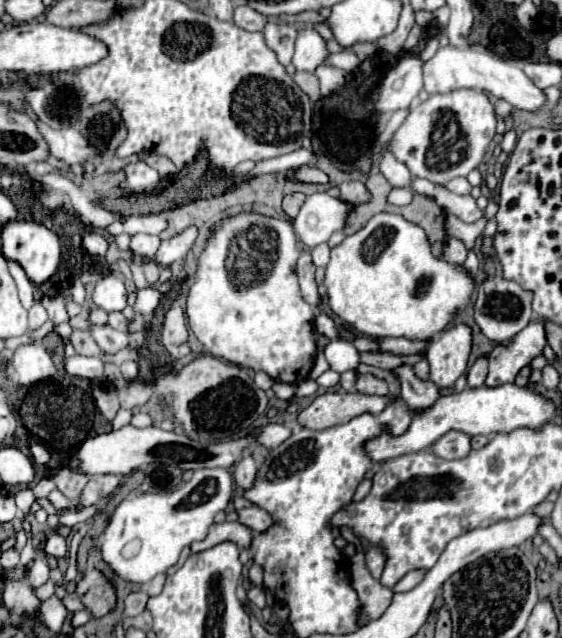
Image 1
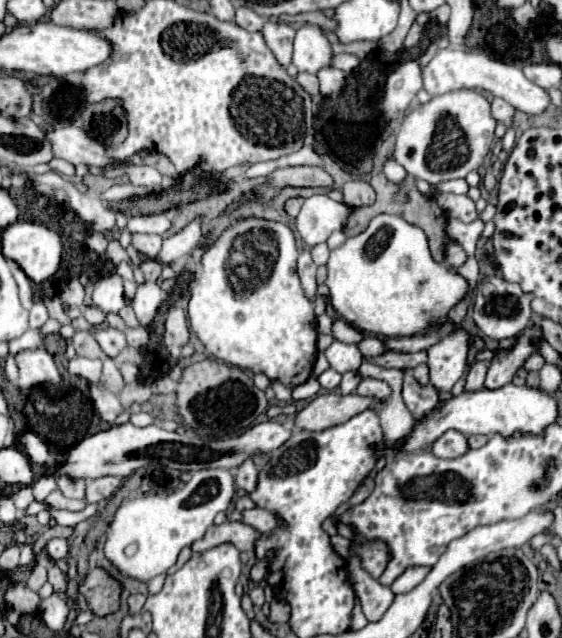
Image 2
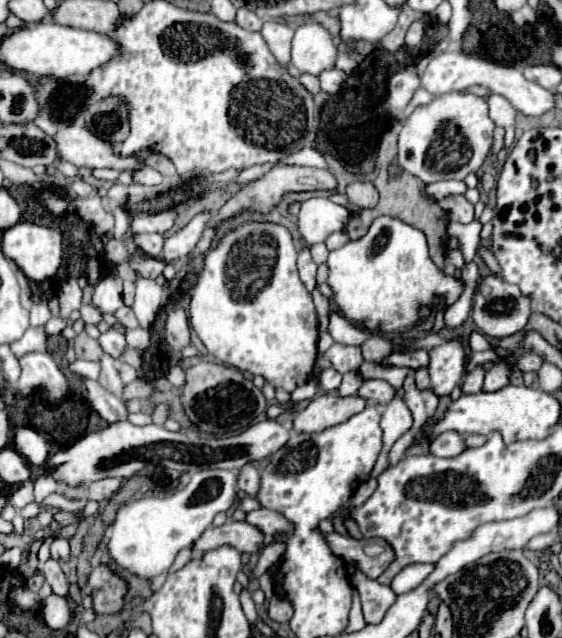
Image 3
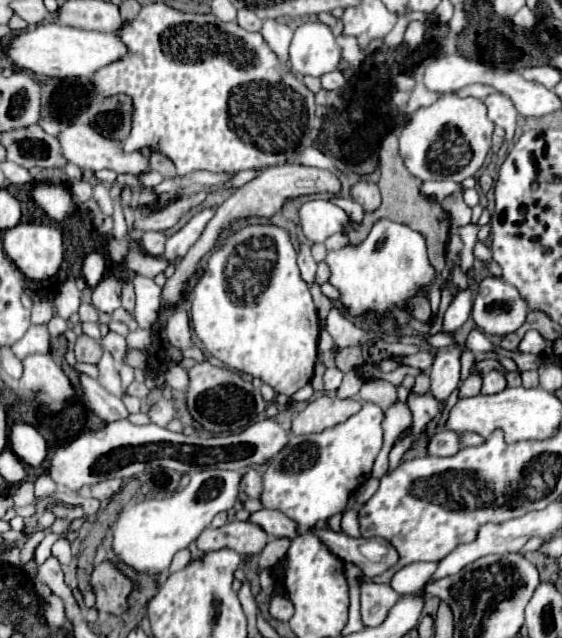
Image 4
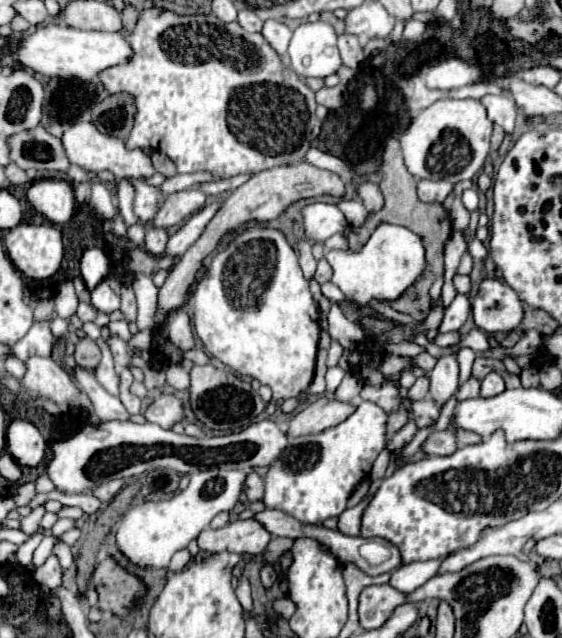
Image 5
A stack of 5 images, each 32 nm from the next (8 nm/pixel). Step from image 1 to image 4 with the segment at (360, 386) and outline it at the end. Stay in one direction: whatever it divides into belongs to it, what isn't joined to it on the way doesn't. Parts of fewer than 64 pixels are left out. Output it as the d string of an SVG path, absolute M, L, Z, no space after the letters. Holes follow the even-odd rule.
M366 380L358 392L358 398L362 398L364 402L374 402L380 408L388 408L398 400L396 386L386 380Z

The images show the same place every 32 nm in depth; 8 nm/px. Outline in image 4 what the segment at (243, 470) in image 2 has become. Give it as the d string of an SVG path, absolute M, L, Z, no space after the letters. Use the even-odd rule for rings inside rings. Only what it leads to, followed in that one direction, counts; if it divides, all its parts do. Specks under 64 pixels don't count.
M246 468L244 476L242 476L242 484L240 488L248 494L248 498L258 498L262 492L262 478L258 474L258 470L254 468Z

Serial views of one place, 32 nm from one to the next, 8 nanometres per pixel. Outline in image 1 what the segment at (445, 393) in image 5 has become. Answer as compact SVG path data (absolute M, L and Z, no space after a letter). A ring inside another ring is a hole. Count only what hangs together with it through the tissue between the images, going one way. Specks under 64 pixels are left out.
M454 324L436 336L426 348L430 362L430 378L440 388L450 388L466 372L472 348L472 328L468 324Z

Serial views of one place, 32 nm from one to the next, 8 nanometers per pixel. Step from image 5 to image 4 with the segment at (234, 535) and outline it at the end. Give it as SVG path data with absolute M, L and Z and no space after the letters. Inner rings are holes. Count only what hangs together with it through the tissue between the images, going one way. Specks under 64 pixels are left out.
M226 522L220 528L206 528L196 540L200 552L232 548L238 554L260 554L266 546L266 532L252 522Z

